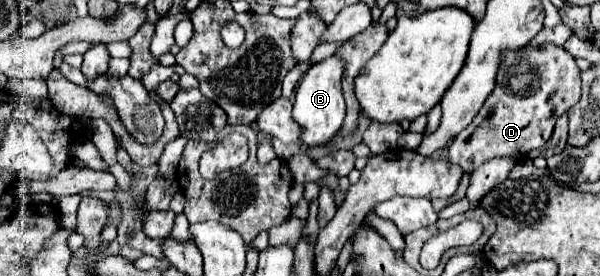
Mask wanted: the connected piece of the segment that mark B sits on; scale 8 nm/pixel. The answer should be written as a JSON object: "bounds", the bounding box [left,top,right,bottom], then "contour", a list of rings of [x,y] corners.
{"bounds":[293,57,345,147],"contour":[[[331,57],[319,65],[313,65],[297,85],[293,103],[293,121],[301,127],[299,141],[305,147],[327,147],[339,133],[345,119],[345,101],[339,87],[341,75],[343,75],[343,63]]]}

